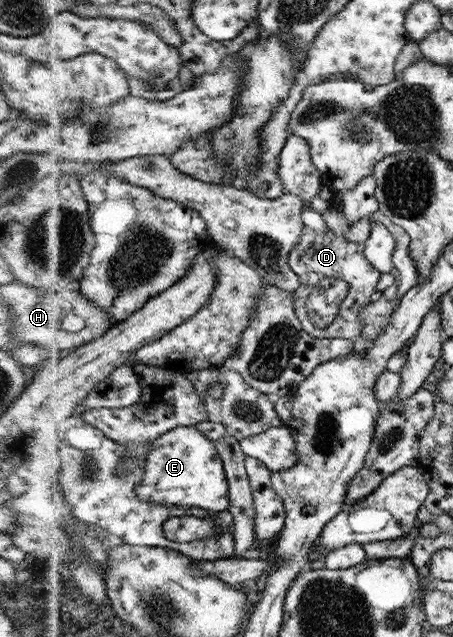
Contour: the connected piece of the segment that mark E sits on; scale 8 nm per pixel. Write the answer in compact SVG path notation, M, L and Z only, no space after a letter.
M198 426L172 429L156 439L146 465L139 495L148 503L163 506L200 508L211 513L230 512L232 491L220 449Z

